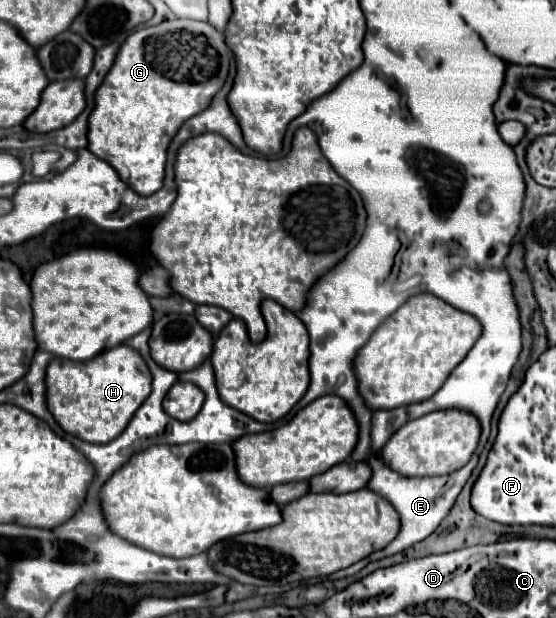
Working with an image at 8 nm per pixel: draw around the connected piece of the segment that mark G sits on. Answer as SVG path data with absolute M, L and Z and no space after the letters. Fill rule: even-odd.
M166 20L158 26L142 28L130 34L120 46L112 70L96 92L96 108L88 120L88 150L106 160L138 194L154 194L164 186L166 152L172 138L188 118L210 106L214 94L224 86L230 74L230 60L232 52L226 46L224 34L210 22Z

